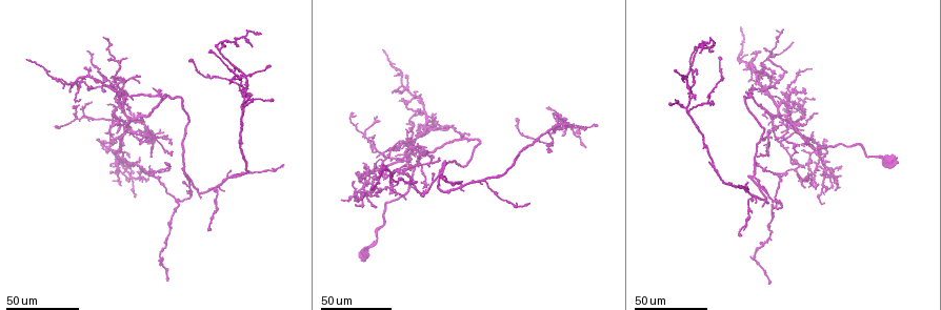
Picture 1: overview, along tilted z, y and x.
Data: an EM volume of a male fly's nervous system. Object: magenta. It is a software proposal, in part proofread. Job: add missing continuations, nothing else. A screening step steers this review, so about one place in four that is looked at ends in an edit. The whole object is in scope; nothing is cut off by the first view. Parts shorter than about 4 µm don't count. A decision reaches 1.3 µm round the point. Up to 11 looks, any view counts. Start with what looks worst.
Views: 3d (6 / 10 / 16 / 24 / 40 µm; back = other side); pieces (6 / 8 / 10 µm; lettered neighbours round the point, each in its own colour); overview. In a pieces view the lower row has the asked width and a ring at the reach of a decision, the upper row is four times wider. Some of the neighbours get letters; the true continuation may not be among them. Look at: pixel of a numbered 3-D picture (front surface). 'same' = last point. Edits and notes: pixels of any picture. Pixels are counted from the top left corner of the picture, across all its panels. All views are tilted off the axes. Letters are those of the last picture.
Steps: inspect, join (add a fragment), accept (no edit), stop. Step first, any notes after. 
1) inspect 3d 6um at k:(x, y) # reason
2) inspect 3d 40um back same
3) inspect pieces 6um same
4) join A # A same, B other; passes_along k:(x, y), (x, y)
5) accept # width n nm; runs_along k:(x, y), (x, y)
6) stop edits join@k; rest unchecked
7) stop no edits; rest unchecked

inspect 3d 24um at 1:(530, 204) # end of a long branch

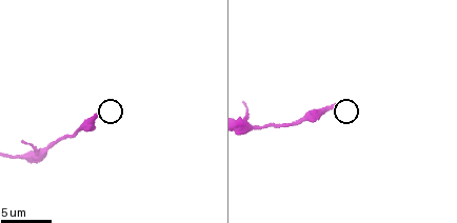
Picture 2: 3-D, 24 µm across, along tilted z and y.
inspect 3d 6um at 2:(335, 107)

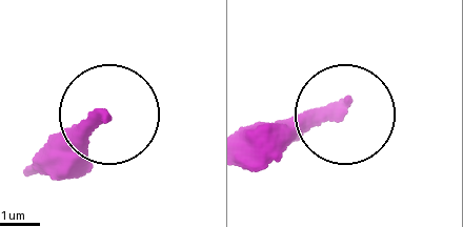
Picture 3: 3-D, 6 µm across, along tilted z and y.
inspect pieces 6um at 3:(345, 103) # what lies round it

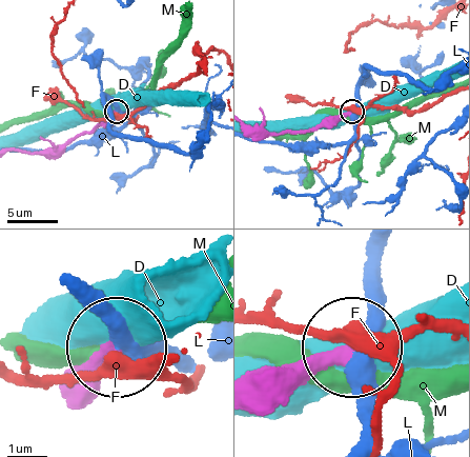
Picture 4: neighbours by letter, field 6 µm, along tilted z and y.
accept # width 240 nm; D other, F other, L other, M other; runs_along 4:(252, 126), (272, 134), (301, 134), (330, 125), (349, 113); none of them fits

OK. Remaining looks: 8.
inspect 3d 40um at 1:(759, 79) # an open end

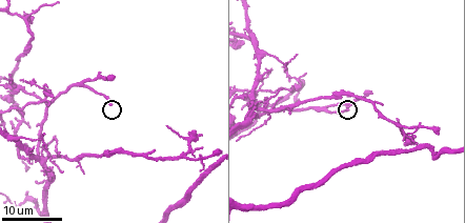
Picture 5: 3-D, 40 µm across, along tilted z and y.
inspect pieces 6um at 5:(112, 103)

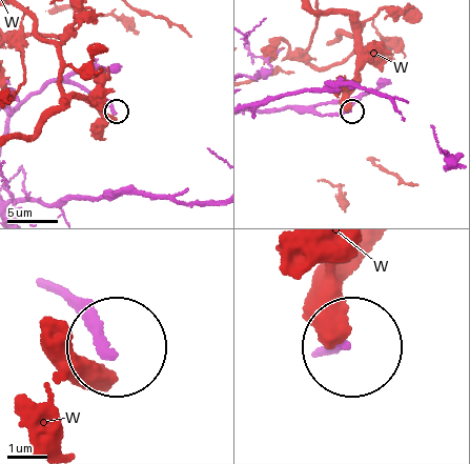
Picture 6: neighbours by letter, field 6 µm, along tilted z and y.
accept # W other; runs_along 6:(63, 288), (109, 342); no lettered fragment goes on from it

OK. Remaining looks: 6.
inspect 3d 24um at 5:(28, 125)

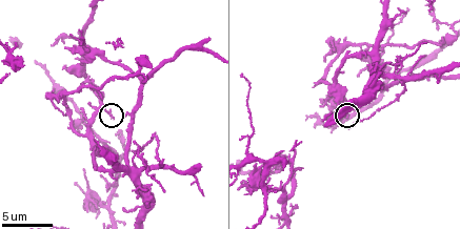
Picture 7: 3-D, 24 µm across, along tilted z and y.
inspect pieces 10um at 7:(112, 117)

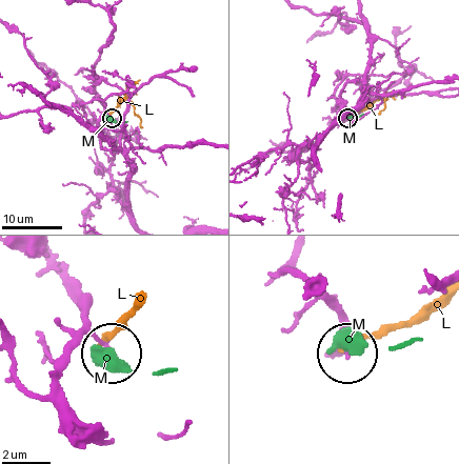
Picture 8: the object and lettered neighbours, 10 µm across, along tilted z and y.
accept # width 170 nm; L other, M other; none of them fits

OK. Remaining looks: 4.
inspect 3d 40um at 1:(406, 197) # free end

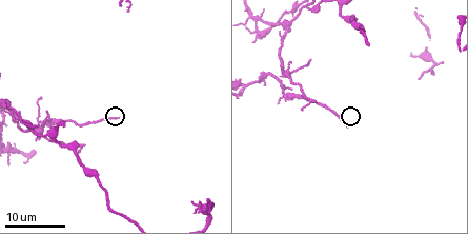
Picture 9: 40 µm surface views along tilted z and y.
inspect pieces 6um at 9:(345, 128)

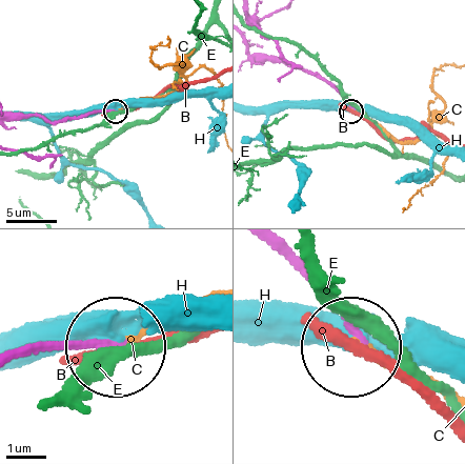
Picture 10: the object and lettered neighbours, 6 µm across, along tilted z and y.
join C # B other, C same, E other, H other; passes_along 10:(286, 251), (370, 347), (451, 389); the neuron continues

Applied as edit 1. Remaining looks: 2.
inspect 3d 24um at 1:(596, 124) # branch stops here

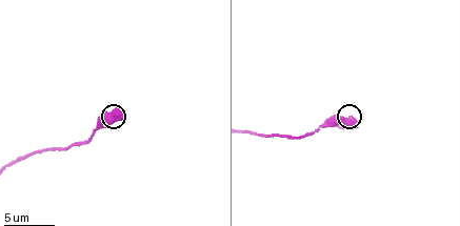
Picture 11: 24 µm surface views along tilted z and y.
inspect pieces 10um at 11:(355, 124)

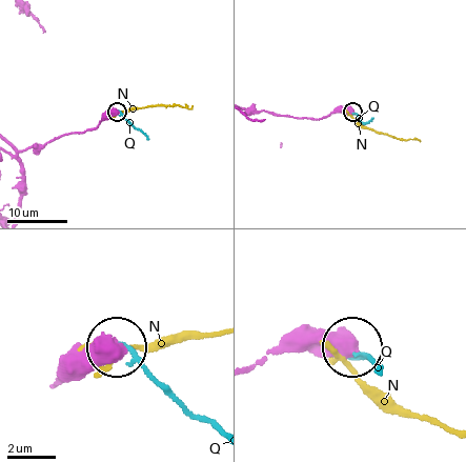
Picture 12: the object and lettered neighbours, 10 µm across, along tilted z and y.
accept # N other, Q other; runs_along 12:(251, 365), (275, 353), (351, 347); no lettered fragment goes on from it

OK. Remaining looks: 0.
stop edits join@10; rest unchecked

